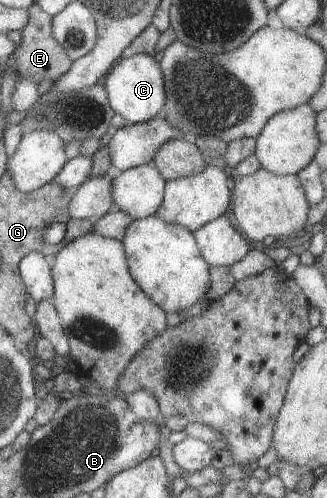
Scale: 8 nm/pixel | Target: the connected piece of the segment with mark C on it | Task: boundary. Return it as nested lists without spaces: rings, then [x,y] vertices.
[[[141,53],[122,58],[108,74],[104,86],[110,94],[111,106],[131,124],[144,123],[155,118],[163,110],[163,103],[166,102],[163,67],[161,61],[152,54]]]

